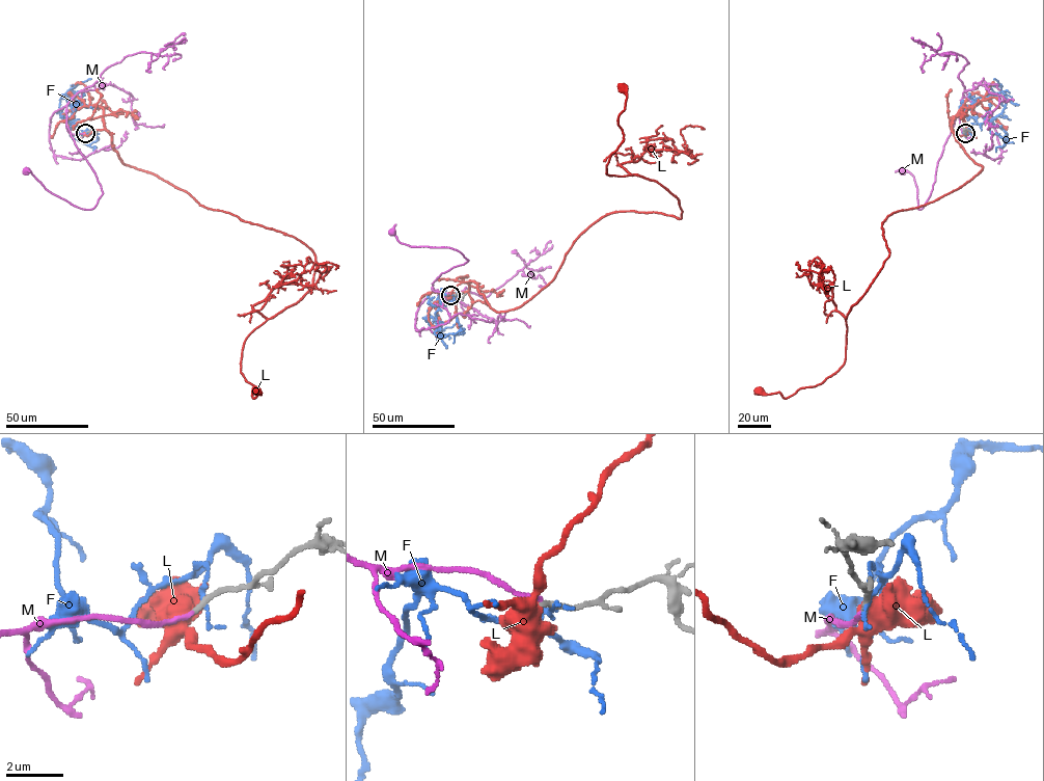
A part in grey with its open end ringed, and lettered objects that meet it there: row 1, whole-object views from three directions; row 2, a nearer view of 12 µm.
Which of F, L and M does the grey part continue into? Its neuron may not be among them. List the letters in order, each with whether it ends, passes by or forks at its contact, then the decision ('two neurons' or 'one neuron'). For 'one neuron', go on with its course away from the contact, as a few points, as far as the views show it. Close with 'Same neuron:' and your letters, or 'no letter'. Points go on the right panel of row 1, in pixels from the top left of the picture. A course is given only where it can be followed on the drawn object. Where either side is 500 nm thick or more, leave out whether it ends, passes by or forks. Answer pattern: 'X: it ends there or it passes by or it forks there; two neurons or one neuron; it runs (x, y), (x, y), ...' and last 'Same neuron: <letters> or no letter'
F: it ends there; two neurons
L: it forks there; two neurons
M: it ends there; one neuron; it runs (965, 133), (962, 134), (957, 116), (939, 159), (931, 195), (921, 209), (917, 208), (914, 177), (904, 170)
Same neuron: M

